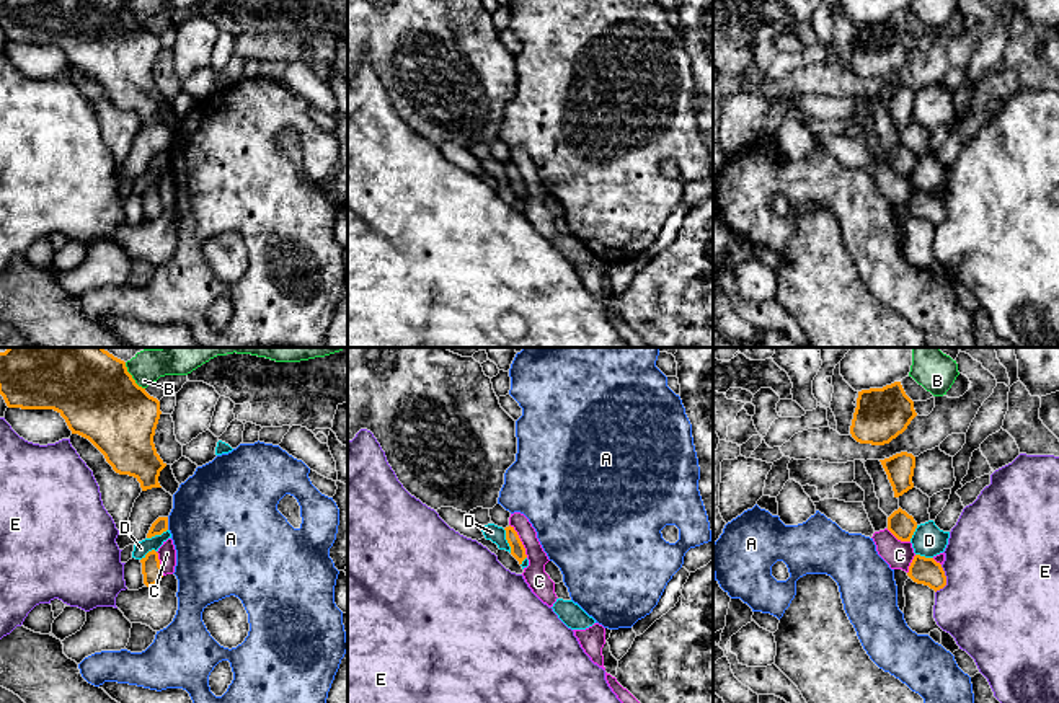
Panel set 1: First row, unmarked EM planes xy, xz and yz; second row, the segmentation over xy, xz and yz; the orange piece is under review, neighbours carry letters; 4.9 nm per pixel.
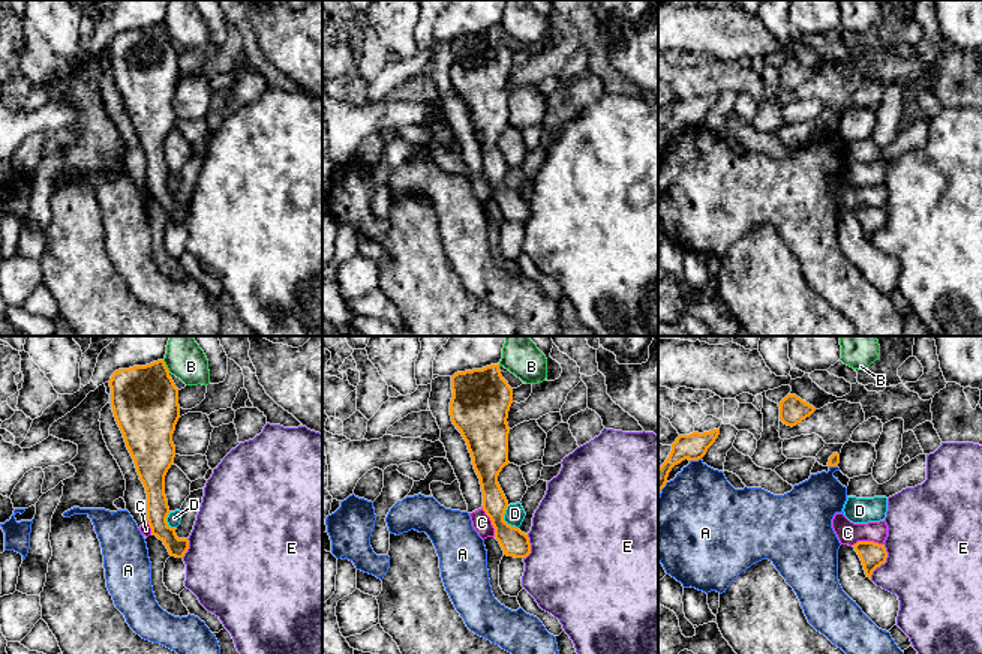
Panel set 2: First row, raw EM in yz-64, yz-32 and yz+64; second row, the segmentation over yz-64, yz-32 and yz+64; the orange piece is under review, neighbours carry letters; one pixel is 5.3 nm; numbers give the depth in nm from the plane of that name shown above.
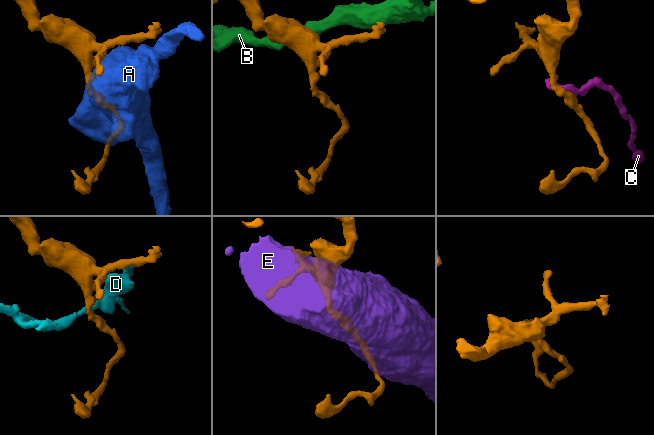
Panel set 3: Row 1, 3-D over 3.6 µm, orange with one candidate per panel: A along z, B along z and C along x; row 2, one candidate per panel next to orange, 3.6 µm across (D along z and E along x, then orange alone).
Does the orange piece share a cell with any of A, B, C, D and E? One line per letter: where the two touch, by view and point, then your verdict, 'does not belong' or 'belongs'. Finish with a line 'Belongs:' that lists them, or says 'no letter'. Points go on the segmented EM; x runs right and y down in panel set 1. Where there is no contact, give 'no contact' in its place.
A: xy (167, 524) | does not belong
B: xy (131, 377) | does not belong
C: xz (519, 540) | does not belong
D: xz (506, 539) | does not belong
E: yz (945, 579) | does not belong
Belongs: no letter

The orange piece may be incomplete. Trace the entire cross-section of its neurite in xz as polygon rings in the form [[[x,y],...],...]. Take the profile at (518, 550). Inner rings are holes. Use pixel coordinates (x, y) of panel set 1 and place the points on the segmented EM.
[[[506,527],[506,540],[511,546],[511,555],[519,561],[519,564],[522,564],[522,561],[527,558],[525,555],[525,548],[517,535],[517,532],[514,530],[514,527]]]

